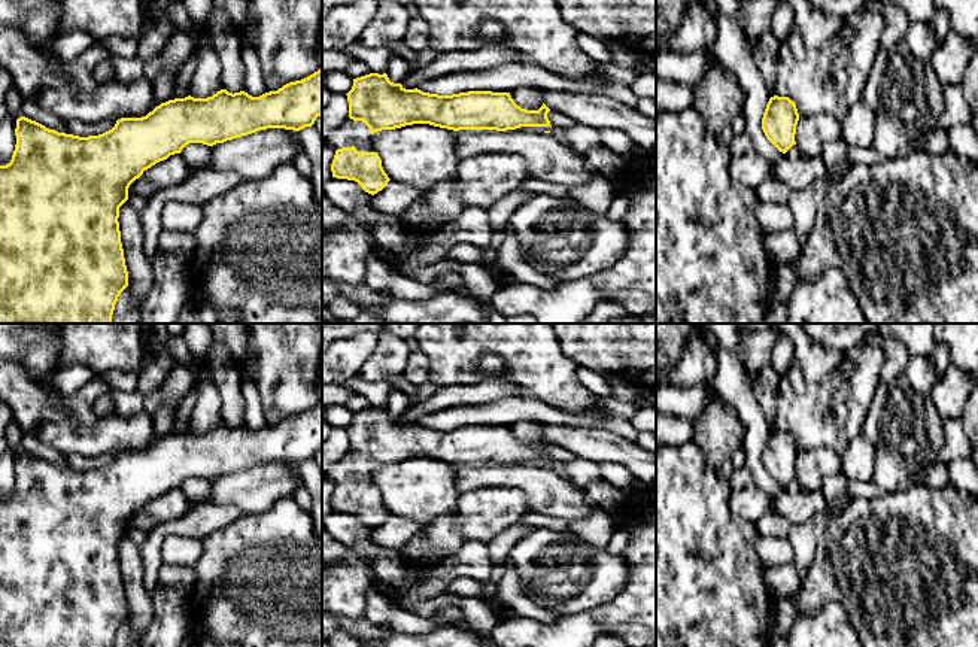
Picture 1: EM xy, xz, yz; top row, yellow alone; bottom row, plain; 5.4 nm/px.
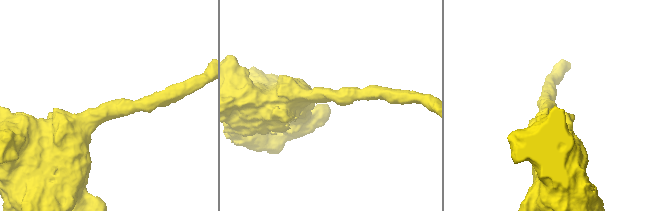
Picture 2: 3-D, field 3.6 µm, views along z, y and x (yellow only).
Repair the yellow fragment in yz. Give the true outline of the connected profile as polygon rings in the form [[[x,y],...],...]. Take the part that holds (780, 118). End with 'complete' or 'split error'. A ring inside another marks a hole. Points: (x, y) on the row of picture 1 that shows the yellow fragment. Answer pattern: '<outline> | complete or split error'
[[[774,95],[769,98],[763,118],[762,130],[766,139],[783,154],[786,154],[795,142],[799,113],[795,101],[789,97]]] | complete

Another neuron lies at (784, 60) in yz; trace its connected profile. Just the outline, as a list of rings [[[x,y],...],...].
[[[857,10],[845,16],[850,34],[838,34],[820,49],[805,45],[792,28],[777,54],[775,95],[789,97],[799,116],[829,113],[839,122],[863,100],[865,85],[874,67],[883,37],[883,16]],[[838,52],[847,52],[844,67],[833,73]]]

